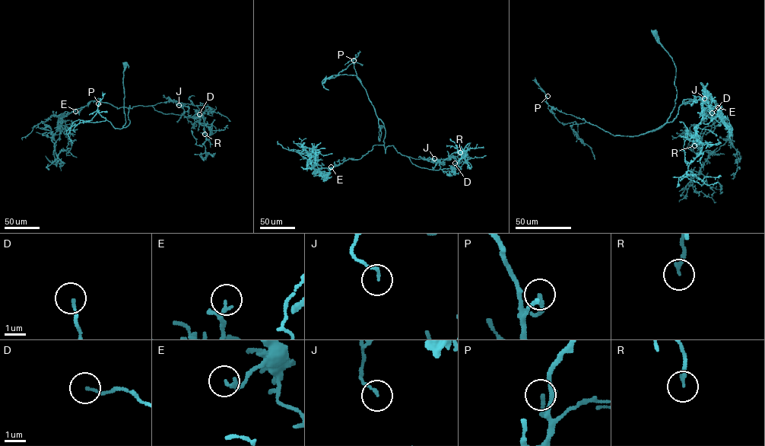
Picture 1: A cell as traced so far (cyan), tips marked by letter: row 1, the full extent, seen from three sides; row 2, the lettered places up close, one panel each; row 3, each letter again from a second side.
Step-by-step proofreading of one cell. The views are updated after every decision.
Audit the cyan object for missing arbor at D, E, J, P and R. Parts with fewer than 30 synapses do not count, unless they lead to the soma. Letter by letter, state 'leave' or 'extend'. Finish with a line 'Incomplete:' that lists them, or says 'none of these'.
D: leave
E: leave
J: leave
P: leave
R: leave
Incomplete: none of these

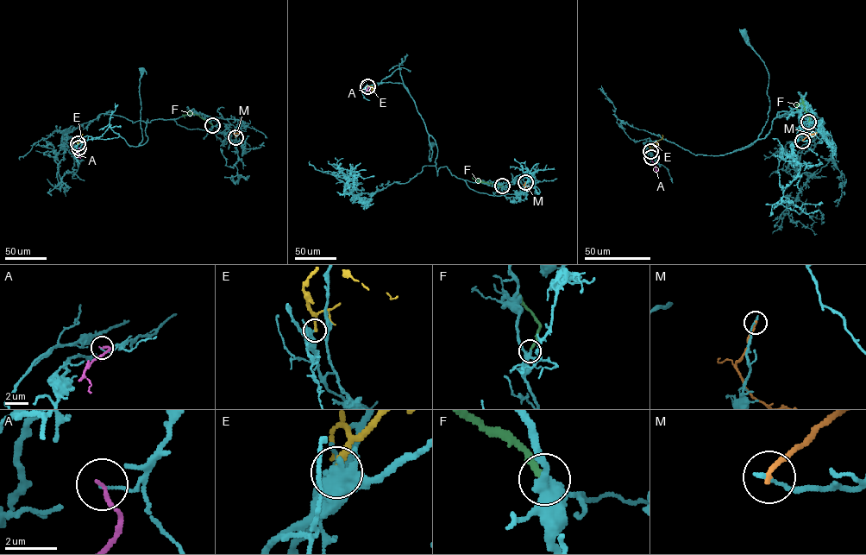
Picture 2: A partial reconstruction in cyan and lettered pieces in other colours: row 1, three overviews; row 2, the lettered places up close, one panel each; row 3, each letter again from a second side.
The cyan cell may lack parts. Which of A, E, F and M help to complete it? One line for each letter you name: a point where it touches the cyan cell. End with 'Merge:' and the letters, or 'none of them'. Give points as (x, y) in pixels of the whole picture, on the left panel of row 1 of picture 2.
Merge: none of them

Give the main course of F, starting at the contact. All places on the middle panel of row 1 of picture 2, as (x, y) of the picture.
F: (502, 186), (474, 179)

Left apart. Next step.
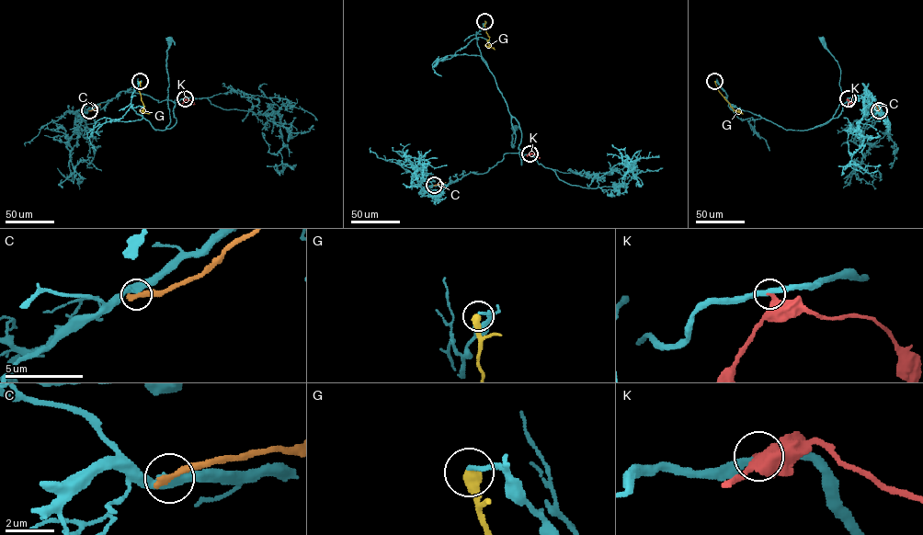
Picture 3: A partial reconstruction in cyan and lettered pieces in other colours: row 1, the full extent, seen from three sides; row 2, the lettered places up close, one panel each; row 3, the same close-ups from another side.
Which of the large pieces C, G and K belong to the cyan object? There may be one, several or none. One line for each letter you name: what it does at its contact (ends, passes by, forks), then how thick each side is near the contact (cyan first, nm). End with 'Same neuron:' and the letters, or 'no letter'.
Same neuron: no letter

